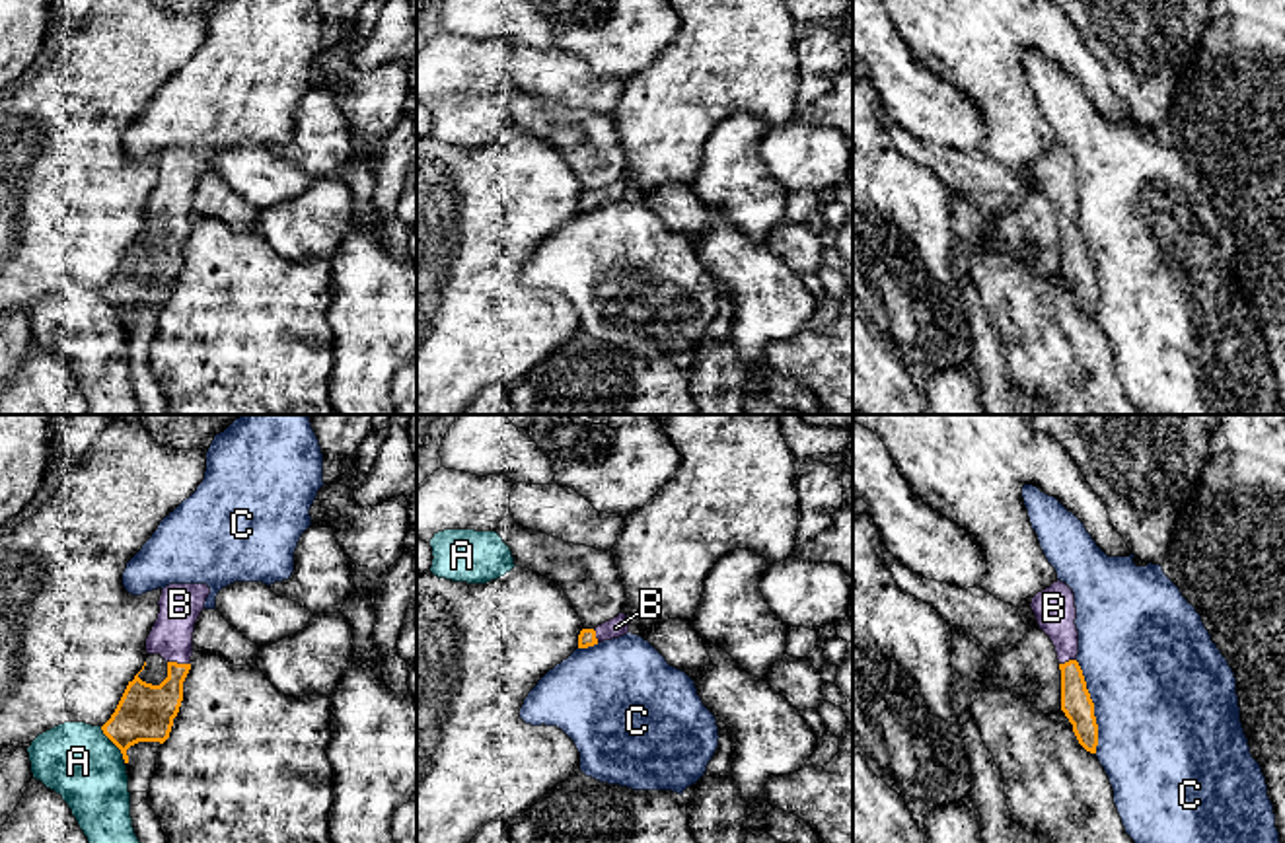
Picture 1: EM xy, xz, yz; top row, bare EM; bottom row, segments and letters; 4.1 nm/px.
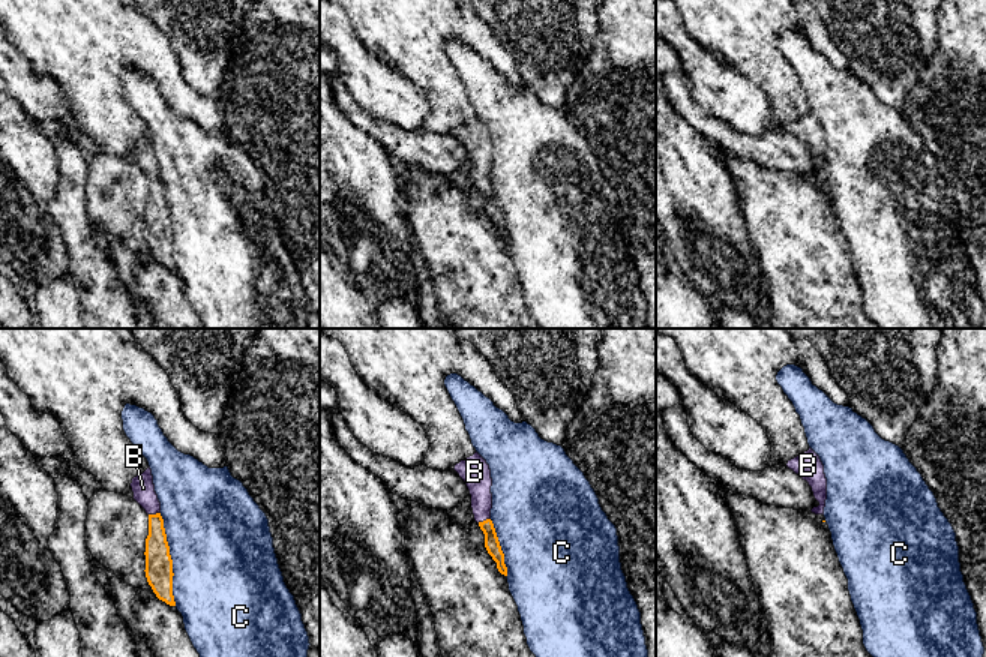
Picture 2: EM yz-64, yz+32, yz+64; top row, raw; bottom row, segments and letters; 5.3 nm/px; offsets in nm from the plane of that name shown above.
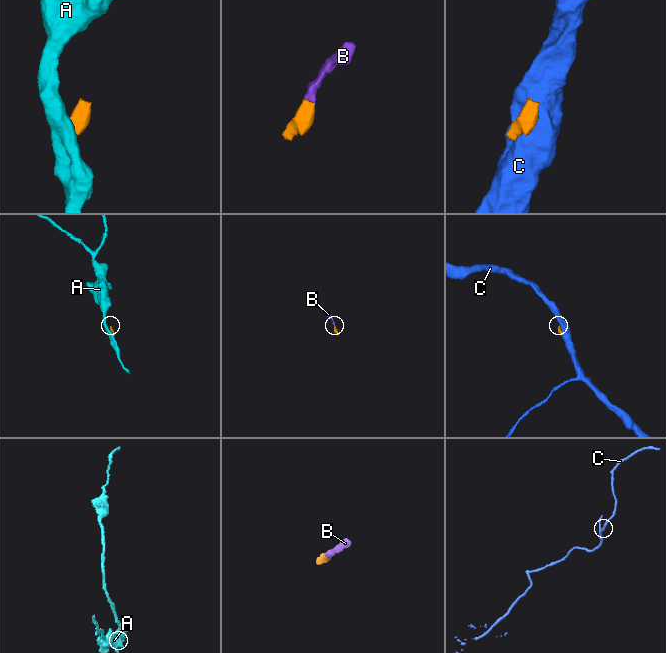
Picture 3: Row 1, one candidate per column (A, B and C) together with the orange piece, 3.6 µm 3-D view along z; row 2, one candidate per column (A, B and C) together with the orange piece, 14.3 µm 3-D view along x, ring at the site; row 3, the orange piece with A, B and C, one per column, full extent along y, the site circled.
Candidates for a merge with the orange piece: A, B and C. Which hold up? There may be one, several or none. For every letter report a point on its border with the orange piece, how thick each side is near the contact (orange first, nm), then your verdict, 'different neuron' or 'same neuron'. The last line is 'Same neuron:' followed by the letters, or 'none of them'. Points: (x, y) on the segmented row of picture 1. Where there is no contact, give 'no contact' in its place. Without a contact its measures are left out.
A: xy (113, 742) | 240/320 nm | different neuron
B: xy (180, 664) | 240/180 nm | same neuron
C: yz (1093, 707) | 130/500 nm | different neuron
Same neuron: B

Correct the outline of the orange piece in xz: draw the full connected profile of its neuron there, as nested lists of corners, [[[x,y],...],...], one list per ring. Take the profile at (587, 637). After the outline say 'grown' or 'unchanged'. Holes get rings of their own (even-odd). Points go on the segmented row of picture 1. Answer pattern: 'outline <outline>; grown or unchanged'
outline [[[625,613],[598,625],[596,629],[582,629],[578,635],[578,648],[588,648],[604,641],[619,639],[629,633],[629,621]]]; grown

